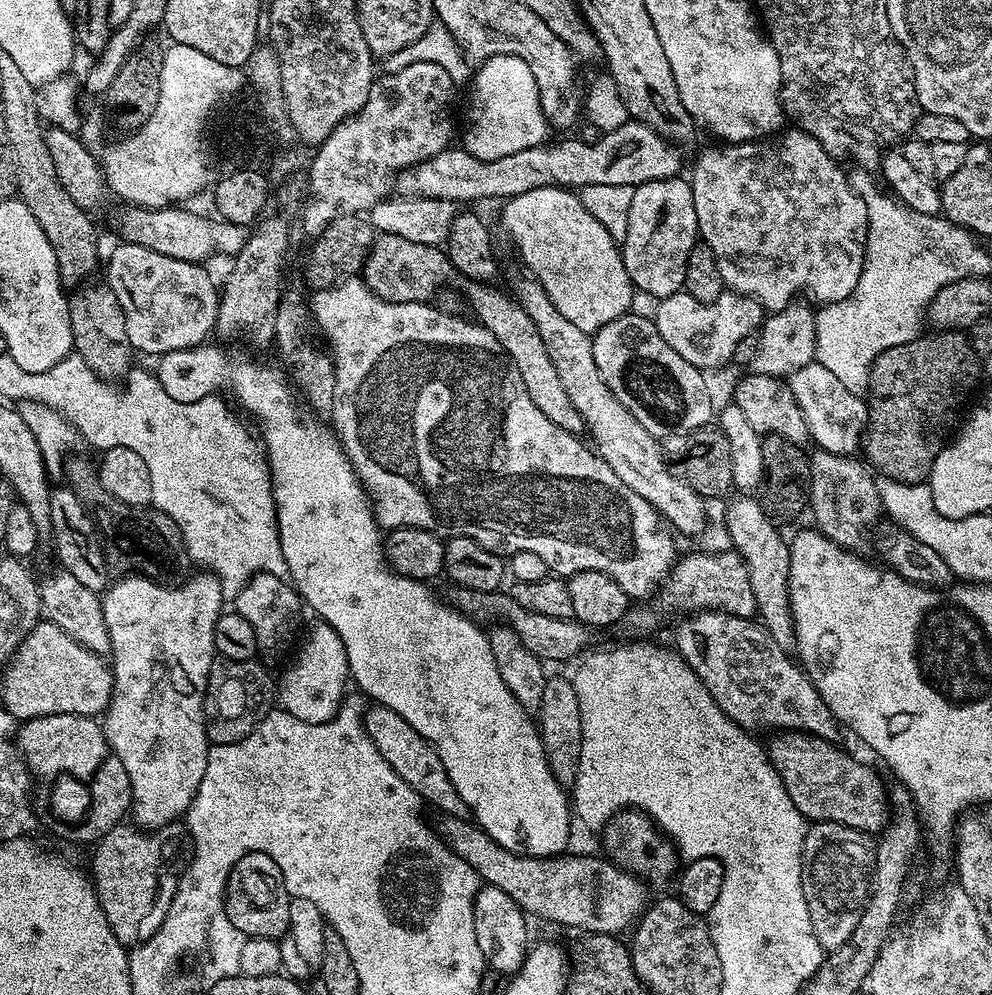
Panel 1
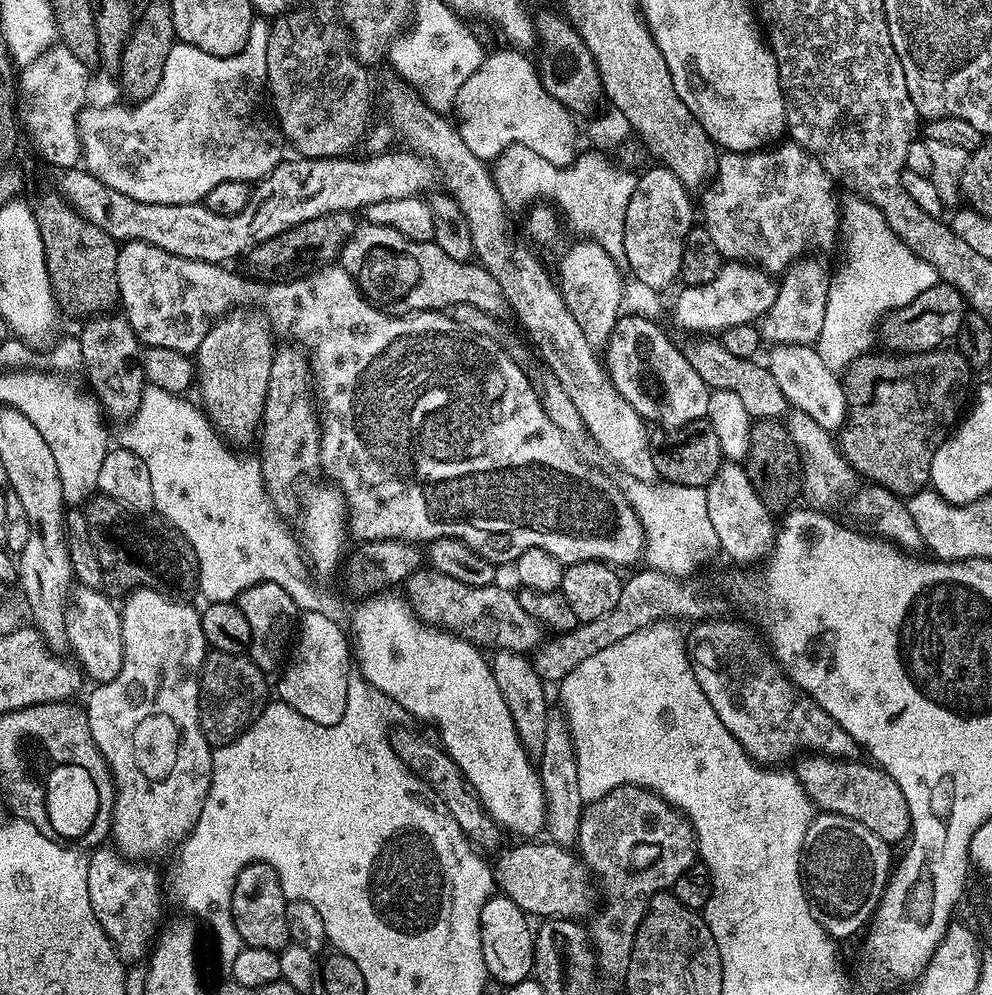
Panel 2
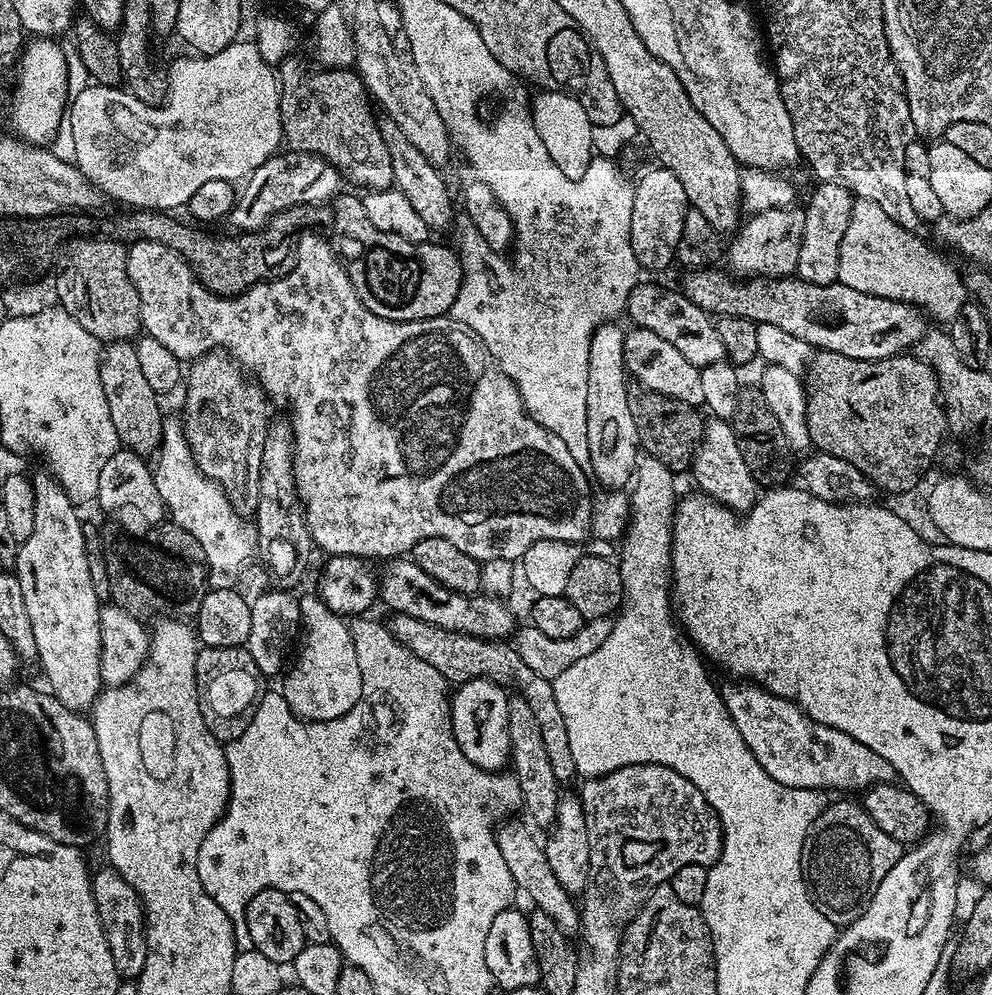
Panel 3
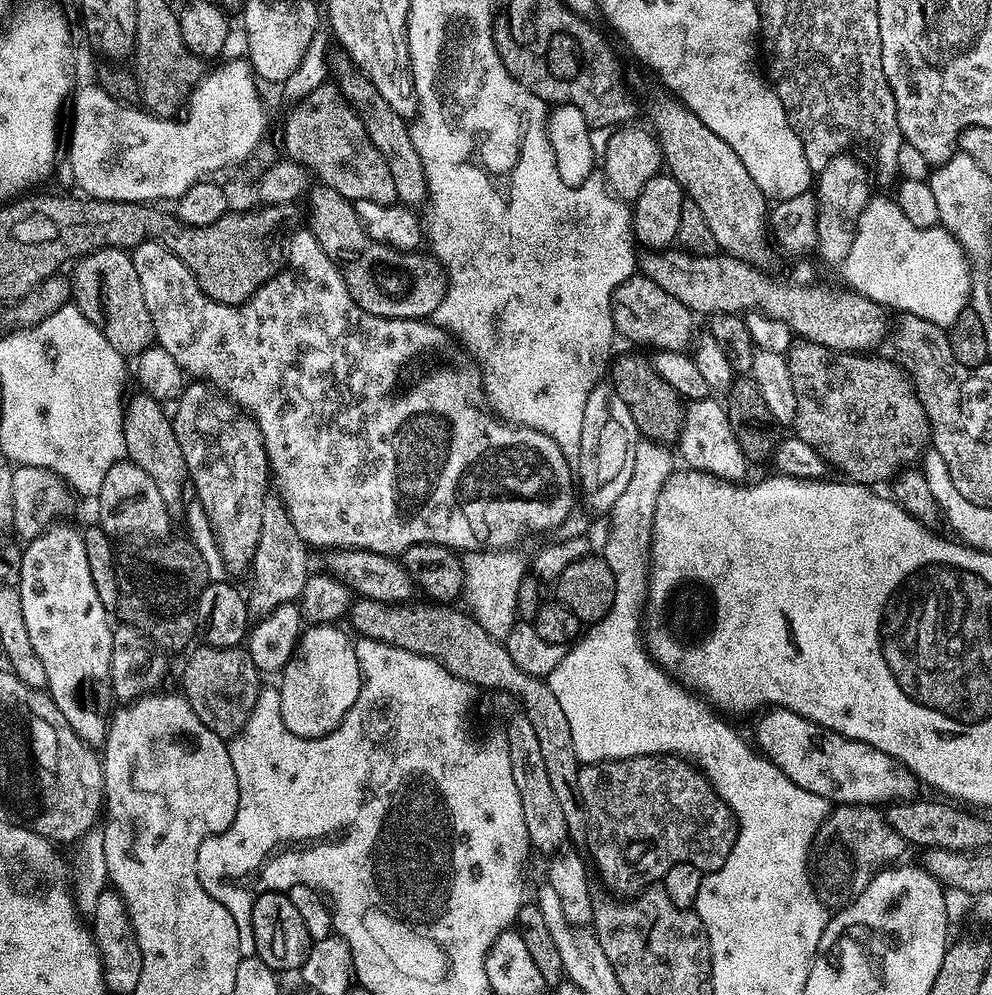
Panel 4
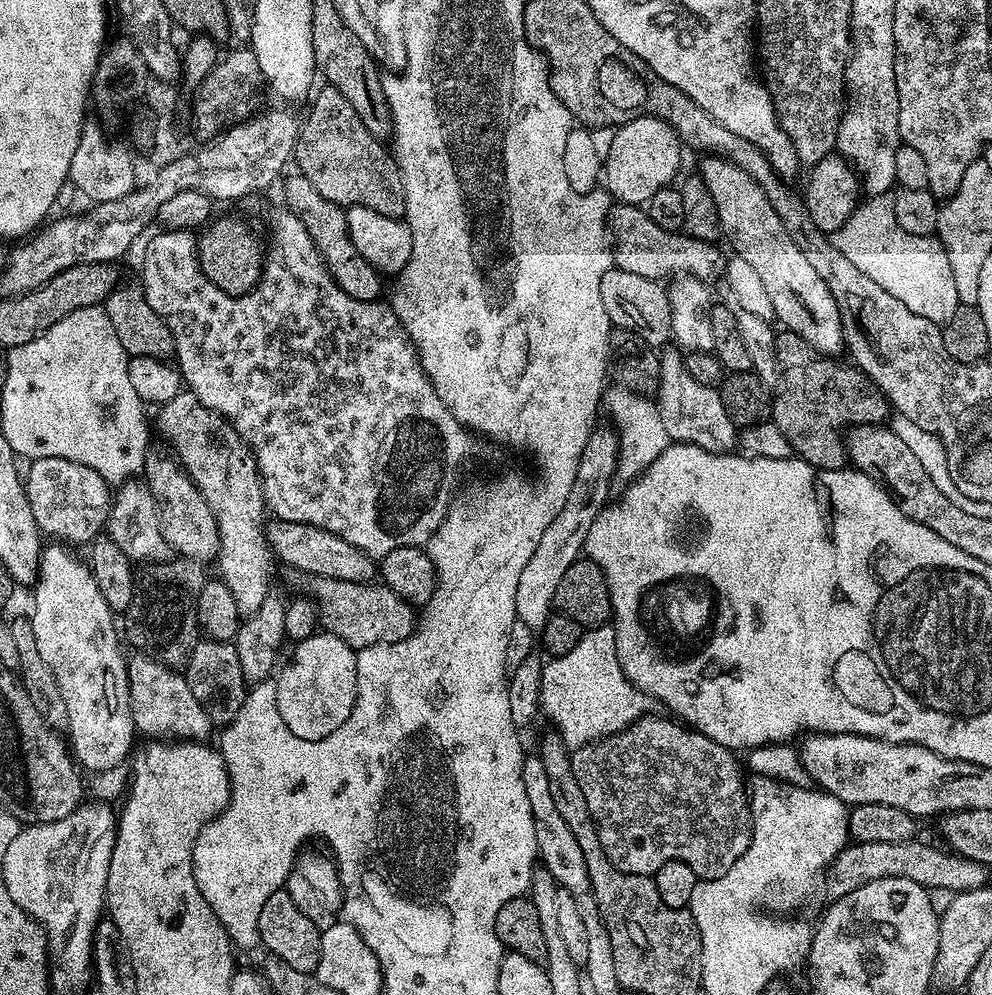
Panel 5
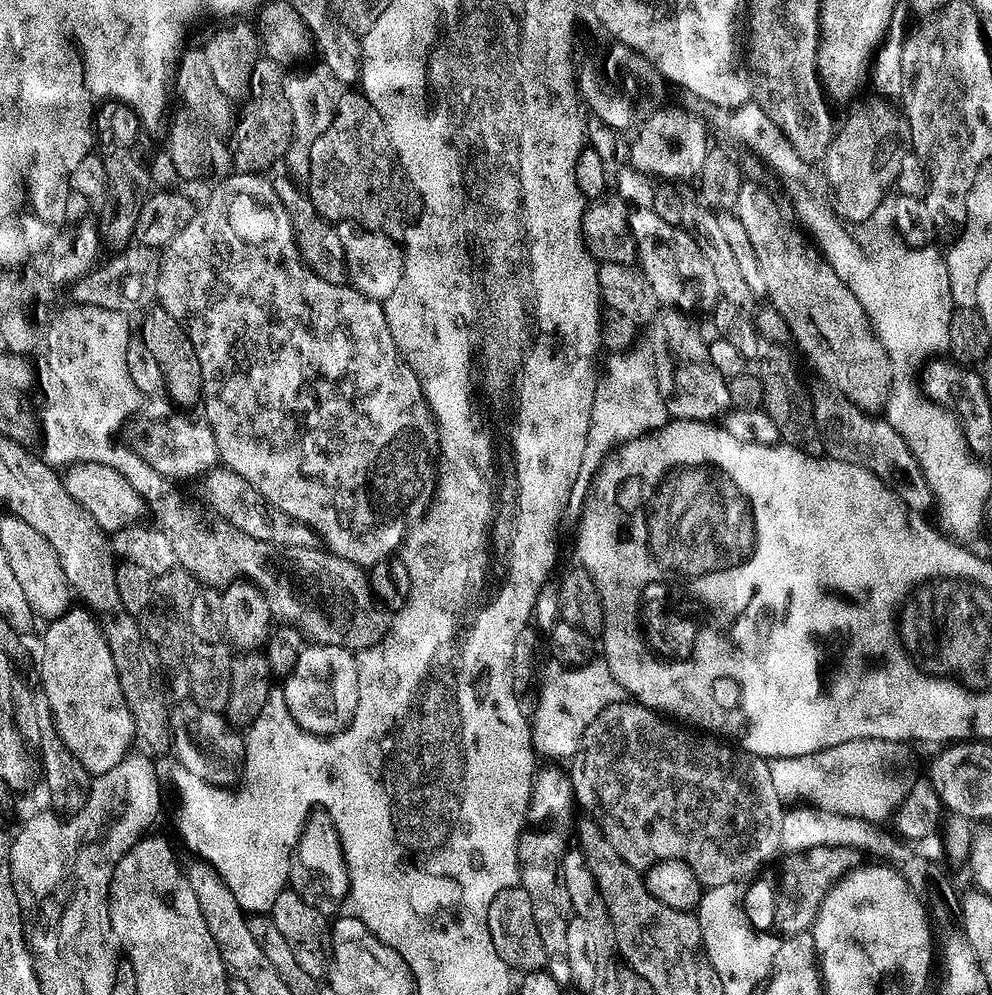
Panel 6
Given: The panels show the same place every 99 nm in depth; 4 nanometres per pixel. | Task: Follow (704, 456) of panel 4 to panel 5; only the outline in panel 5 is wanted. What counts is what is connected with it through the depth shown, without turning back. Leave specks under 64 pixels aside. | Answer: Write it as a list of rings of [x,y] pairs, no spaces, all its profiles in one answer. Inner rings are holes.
[[[666,351],[660,352],[660,387],[654,400],[660,409],[662,426],[666,426],[669,441],[702,446],[702,450],[707,452],[731,453],[738,444],[738,427],[726,414],[719,391],[702,386],[702,382],[690,374],[683,351]]]

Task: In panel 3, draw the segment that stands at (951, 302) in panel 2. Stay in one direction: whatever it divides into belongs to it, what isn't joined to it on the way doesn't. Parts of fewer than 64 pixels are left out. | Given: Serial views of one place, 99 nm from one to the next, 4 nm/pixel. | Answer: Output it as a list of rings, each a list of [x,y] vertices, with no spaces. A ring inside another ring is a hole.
[[[716,268],[689,271],[682,285],[684,296],[690,298],[690,302],[698,305],[703,312],[715,314],[717,317],[741,316],[750,318],[755,324],[782,326],[782,330],[794,334],[794,338],[802,338],[802,342],[806,342],[814,350],[846,354],[846,358],[859,360],[885,360],[915,349],[916,343],[930,331],[929,317],[916,305],[891,300],[885,296],[866,294],[839,282],[810,284],[799,278],[752,278],[741,282],[727,271],[720,271]]]

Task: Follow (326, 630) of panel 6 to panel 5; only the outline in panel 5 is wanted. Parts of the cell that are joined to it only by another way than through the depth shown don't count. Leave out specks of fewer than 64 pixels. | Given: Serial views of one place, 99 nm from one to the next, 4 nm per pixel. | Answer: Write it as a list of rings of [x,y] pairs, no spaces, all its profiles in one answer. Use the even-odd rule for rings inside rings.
[[[149,451],[142,471],[148,489],[152,491],[160,507],[162,534],[173,553],[179,554],[183,559],[215,561],[220,550],[218,522],[214,522],[214,514],[210,506],[206,506],[206,498],[202,498],[198,486],[181,468],[180,461],[175,455],[164,452]],[[307,575],[301,580],[299,591],[316,603],[316,612],[320,615],[319,627],[342,638],[342,642],[349,644],[353,650],[402,642],[412,635],[418,623],[417,613],[412,613],[415,612],[413,605],[398,598],[398,594],[394,594],[394,590],[387,588],[383,582],[363,584]]]

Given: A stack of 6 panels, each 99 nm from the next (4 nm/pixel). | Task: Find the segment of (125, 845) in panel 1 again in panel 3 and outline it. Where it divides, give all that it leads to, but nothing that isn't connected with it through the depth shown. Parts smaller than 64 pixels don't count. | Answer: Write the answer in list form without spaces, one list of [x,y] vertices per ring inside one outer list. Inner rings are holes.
[[[111,866],[95,869],[92,876],[92,893],[98,906],[98,918],[102,922],[102,930],[106,934],[106,942],[110,946],[110,955],[114,958],[114,966],[121,978],[138,978],[146,966],[146,950],[148,949],[148,933],[144,918],[144,904],[138,898],[134,886],[122,878]]]

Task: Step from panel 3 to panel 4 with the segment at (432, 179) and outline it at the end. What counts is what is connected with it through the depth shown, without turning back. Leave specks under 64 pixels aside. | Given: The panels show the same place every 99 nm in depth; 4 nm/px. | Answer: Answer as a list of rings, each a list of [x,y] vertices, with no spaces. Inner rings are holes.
[[[340,50],[337,53],[337,56],[333,55],[330,60],[330,72],[334,77],[334,83],[350,102],[354,114],[358,114],[362,126],[366,126],[366,134],[370,134],[370,142],[378,146],[378,154],[386,158],[386,166],[394,178],[397,201],[405,206],[423,205],[428,192],[426,174],[422,170],[422,158],[418,158],[418,150],[414,150],[409,121],[402,114],[398,114],[398,110],[394,110],[394,106],[390,106],[390,102],[386,102],[382,94],[378,94],[374,82],[370,82],[370,78],[348,56],[347,52]]]

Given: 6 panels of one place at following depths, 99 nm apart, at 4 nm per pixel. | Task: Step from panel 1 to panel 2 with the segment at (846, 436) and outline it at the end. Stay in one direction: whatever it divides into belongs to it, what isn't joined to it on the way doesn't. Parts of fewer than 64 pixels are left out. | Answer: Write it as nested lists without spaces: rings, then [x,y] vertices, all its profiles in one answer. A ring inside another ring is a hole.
[[[777,344],[771,349],[766,366],[774,374],[774,382],[782,394],[797,411],[810,414],[818,426],[835,433],[845,423],[848,403],[844,397],[841,377],[816,352],[815,347],[806,344]]]

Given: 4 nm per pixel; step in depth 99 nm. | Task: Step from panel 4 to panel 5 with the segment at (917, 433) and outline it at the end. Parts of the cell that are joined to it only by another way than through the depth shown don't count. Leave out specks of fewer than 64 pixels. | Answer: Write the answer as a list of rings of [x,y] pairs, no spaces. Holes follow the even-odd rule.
[[[787,330],[777,331],[776,361],[780,374],[778,387],[771,397],[770,420],[778,430],[782,430],[782,434],[786,434],[786,442],[790,442],[793,453],[807,464],[826,470],[845,467],[846,430],[854,429],[859,424],[883,425],[889,419],[889,402],[870,377],[851,363],[843,364],[843,359],[823,356],[814,350],[814,346],[810,346],[810,342],[806,342],[806,338]]]

